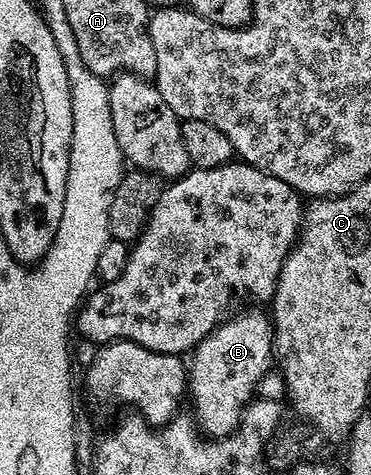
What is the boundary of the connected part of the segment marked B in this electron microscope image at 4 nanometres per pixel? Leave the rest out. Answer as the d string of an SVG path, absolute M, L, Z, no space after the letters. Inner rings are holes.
M268 312L265 313L241 313L230 316L221 322L216 329L209 332L206 337L192 350L193 365L187 369L187 397L193 400L192 416L195 418L200 432L210 438L227 437L237 429L241 421L241 414L254 400L258 392L261 378L270 372L275 365L275 338L273 326Z

